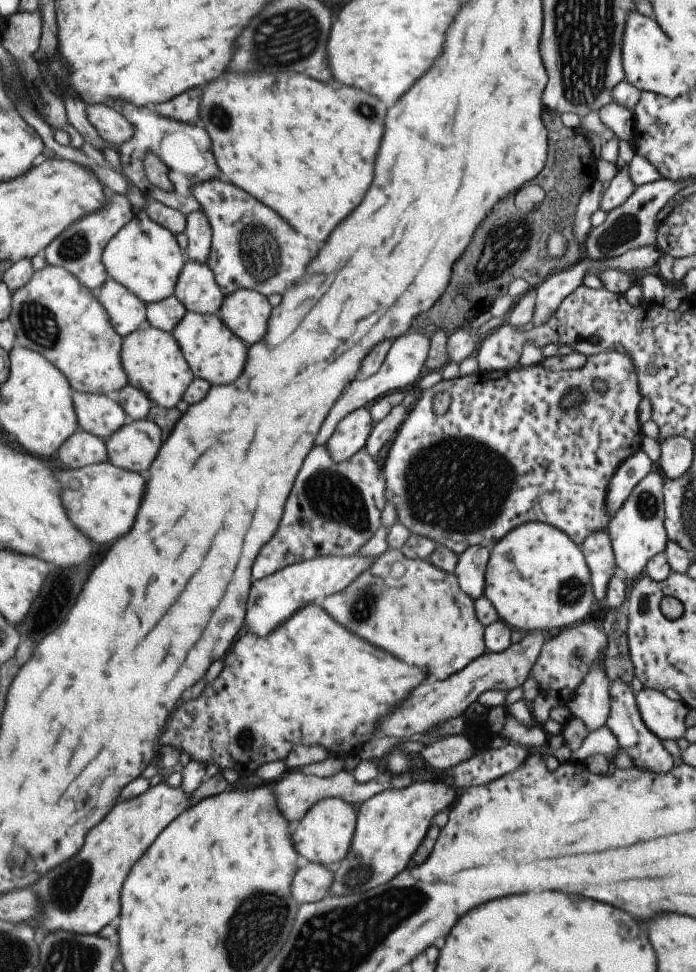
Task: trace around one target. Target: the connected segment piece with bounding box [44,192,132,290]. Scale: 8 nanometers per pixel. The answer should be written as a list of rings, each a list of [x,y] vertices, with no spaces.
[[[109,192],[106,205],[94,213],[83,217],[74,225],[68,226],[45,250],[47,264],[57,265],[71,271],[84,286],[99,290],[108,276],[102,263],[102,253],[119,230],[123,229],[131,220],[131,204],[127,197],[118,193]]]

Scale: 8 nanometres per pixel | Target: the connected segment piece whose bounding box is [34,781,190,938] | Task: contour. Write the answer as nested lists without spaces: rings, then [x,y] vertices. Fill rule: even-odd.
[[[162,781],[135,798],[119,801],[119,804],[86,834],[83,848],[70,861],[65,861],[37,882],[39,888],[34,889],[42,902],[42,914],[37,919],[40,925],[36,928],[40,938],[59,931],[79,934],[98,933],[107,922],[111,922],[119,914],[119,900],[121,900],[119,892],[122,892],[123,881],[129,876],[135,861],[142,857],[168,823],[190,806],[189,798],[190,794],[183,792],[180,787],[172,788]]]

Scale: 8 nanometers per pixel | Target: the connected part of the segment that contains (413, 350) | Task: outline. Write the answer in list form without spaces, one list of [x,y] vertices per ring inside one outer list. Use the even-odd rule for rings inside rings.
[[[403,334],[399,338],[395,338],[387,350],[387,356],[379,368],[379,372],[375,376],[369,376],[369,378],[363,378],[363,380],[353,380],[351,382],[351,388],[347,386],[347,390],[343,390],[343,394],[339,396],[339,400],[331,406],[327,418],[323,420],[321,424],[321,430],[315,438],[315,444],[326,444],[327,439],[331,436],[334,431],[335,425],[341,420],[346,414],[349,414],[352,410],[359,407],[364,407],[370,400],[381,398],[391,390],[405,390],[406,386],[415,382],[417,378],[422,377],[425,373],[424,362],[428,355],[430,347],[430,340],[422,334]]]

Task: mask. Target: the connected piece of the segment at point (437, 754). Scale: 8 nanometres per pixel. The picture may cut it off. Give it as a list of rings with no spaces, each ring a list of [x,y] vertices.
[[[463,734],[434,742],[418,753],[435,770],[447,770],[475,754],[475,745]]]

